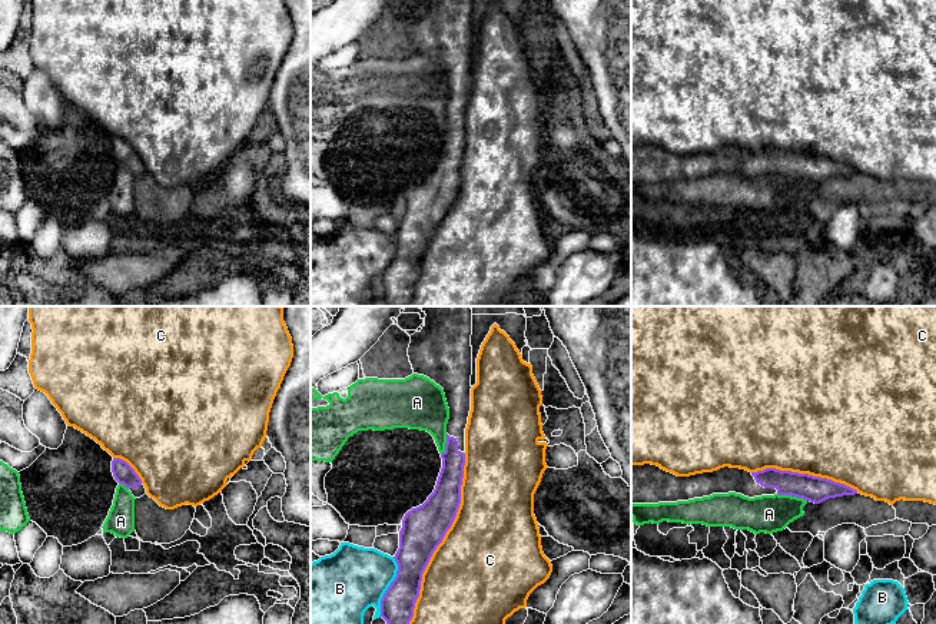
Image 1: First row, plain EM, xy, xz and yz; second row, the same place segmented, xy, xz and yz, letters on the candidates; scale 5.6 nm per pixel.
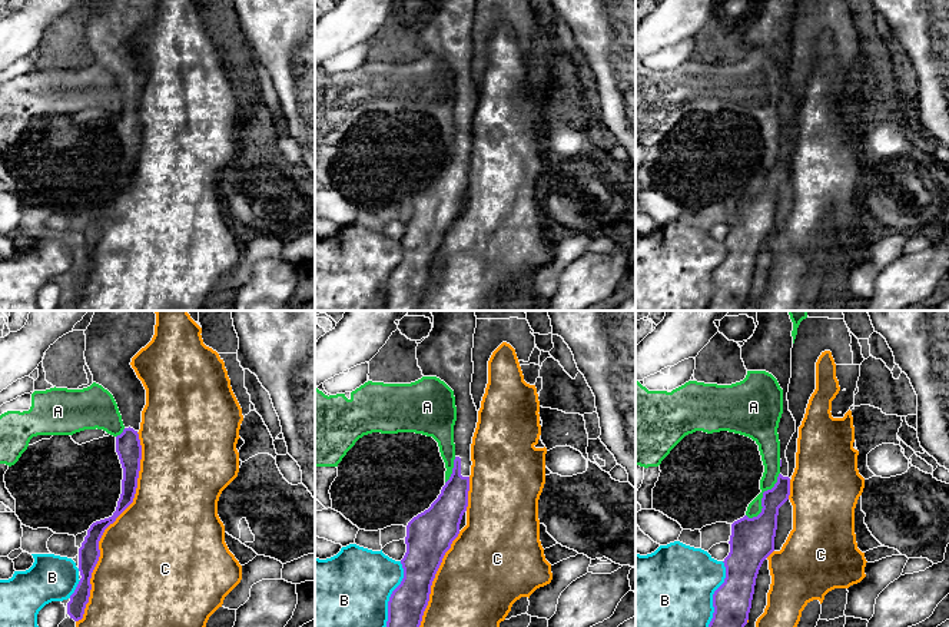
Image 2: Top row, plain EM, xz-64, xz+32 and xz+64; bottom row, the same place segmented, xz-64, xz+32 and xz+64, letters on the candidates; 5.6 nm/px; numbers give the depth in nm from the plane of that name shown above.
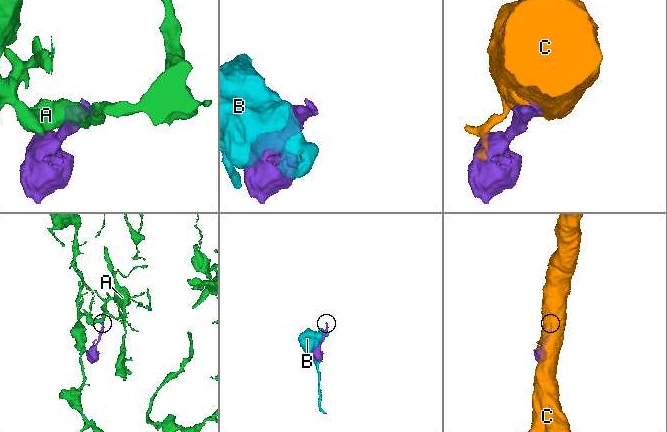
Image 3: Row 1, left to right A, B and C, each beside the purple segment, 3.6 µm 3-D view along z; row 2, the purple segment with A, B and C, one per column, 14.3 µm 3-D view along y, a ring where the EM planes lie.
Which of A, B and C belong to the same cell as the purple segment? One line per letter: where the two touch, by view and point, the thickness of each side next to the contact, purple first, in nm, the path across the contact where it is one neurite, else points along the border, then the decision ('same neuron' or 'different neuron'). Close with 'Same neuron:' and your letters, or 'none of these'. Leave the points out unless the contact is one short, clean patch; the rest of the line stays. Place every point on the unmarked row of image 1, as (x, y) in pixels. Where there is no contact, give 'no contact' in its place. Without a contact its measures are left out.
A: yz (792, 175) | 150/220 nm | different neuron
B: xz (388, 266) | 190/380 nm | different neuron
C: xz (442, 218) | 240/500 nm | different neuron
Same neuron: none of these

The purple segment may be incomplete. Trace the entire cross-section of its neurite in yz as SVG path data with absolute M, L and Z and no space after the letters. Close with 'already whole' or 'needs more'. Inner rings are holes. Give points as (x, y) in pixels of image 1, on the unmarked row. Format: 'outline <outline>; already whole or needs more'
outline M651 143L631 146L631 183L677 182L728 172L749 177L791 175L814 183L857 173L856 169L827 157L776 147L749 152L724 146L713 152L677 156Z; needs more

